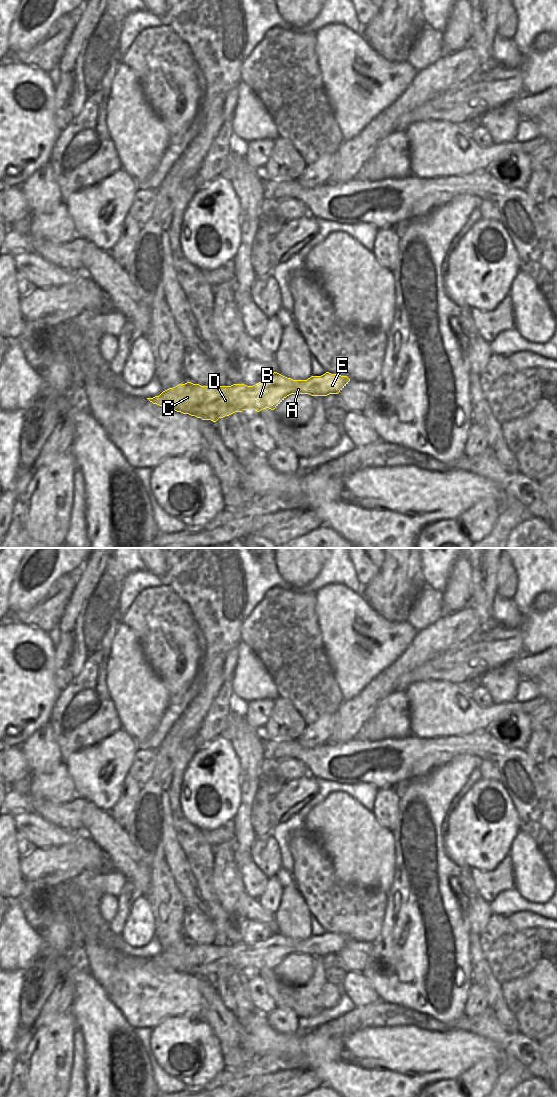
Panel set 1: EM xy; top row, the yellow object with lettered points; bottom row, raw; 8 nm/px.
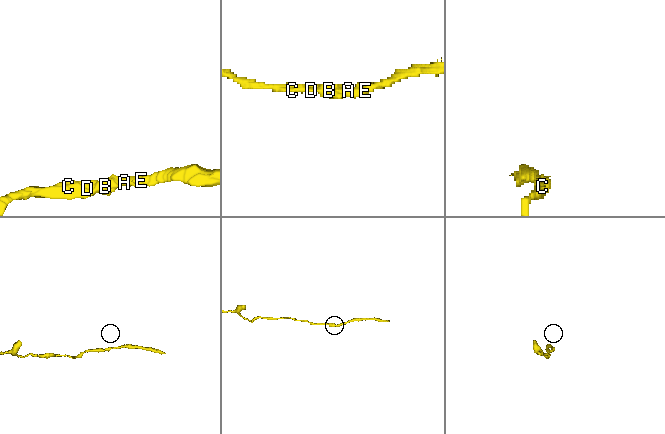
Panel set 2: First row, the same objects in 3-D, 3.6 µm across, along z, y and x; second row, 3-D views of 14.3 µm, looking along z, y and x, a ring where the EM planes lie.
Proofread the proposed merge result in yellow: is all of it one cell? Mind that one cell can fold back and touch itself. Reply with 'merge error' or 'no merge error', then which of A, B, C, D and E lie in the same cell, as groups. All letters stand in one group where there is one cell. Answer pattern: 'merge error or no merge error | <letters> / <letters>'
no merge error | A B C D E

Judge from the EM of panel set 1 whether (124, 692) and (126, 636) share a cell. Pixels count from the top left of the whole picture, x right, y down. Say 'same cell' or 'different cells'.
same cell

